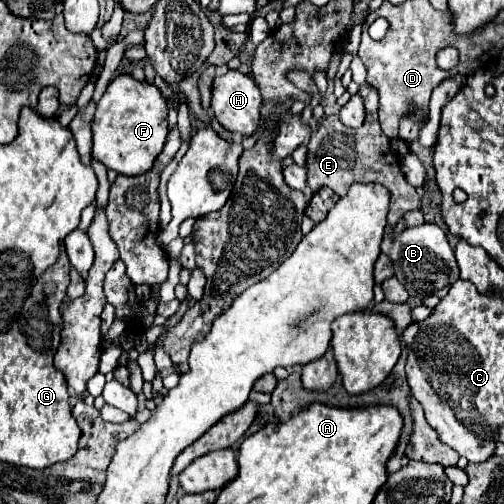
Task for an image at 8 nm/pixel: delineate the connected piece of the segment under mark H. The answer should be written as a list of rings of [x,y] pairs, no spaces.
[[[229,70],[213,82],[213,112],[217,122],[229,132],[251,136],[261,122],[261,92],[253,78],[239,70]]]

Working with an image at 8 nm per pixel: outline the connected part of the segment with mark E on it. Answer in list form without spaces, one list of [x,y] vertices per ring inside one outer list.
[[[363,84],[359,88],[361,98],[365,100],[365,122],[361,128],[345,128],[337,116],[323,118],[319,128],[311,134],[311,140],[307,144],[307,186],[311,192],[317,192],[319,188],[327,186],[339,196],[345,196],[349,186],[353,182],[379,182],[391,192],[391,208],[389,208],[389,226],[393,228],[407,210],[421,208],[419,196],[415,188],[405,180],[399,160],[393,156],[389,138],[381,132],[379,120],[377,120],[377,90]]]

